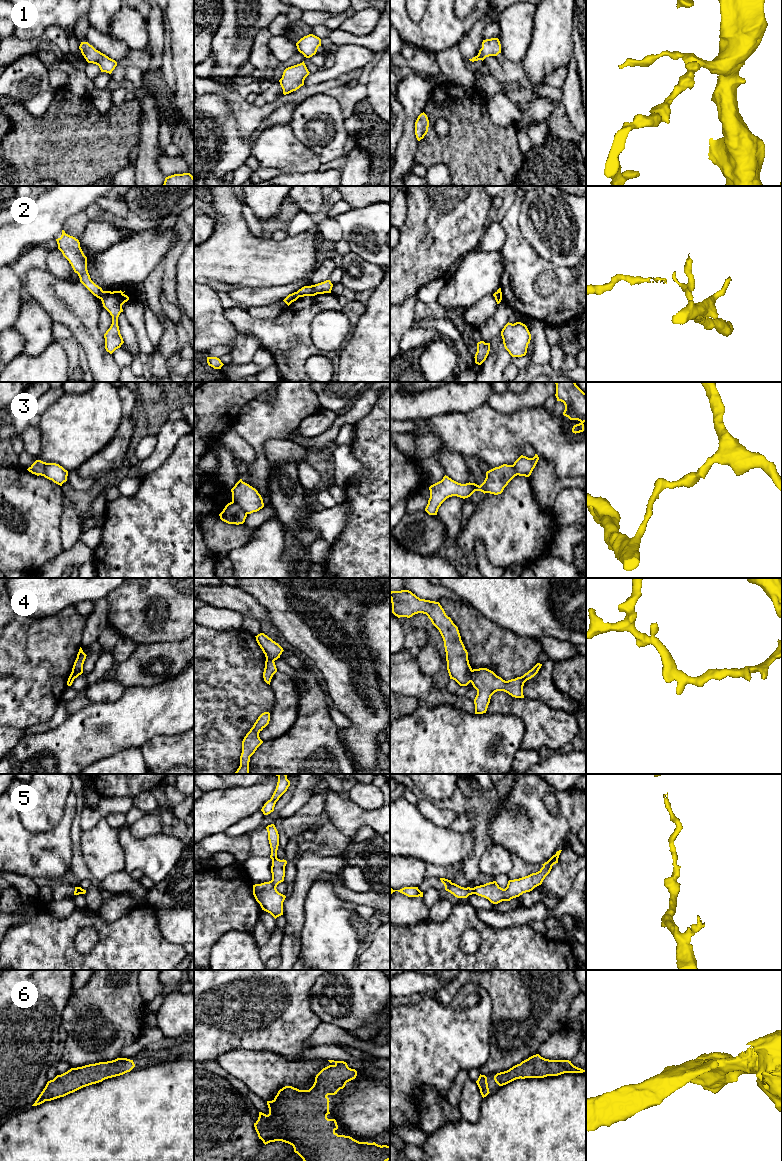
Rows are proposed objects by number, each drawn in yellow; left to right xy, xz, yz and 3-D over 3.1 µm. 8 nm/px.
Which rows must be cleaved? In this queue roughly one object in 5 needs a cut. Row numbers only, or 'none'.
2, 3, 4, 5

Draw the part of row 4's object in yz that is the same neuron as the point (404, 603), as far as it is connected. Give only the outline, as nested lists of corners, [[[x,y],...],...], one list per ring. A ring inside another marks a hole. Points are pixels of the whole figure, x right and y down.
[[[409,590],[391,591],[392,613],[400,617],[410,618],[423,613],[439,630],[446,652],[447,670],[450,679],[460,686],[471,682],[472,668],[468,660],[468,652],[461,640],[458,627],[448,617],[439,602],[420,599]]]

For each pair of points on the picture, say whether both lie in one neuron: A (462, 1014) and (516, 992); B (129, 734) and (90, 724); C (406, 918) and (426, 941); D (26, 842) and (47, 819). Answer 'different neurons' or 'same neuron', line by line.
A: different neurons
B: same neuron
C: different neurons
D: different neurons

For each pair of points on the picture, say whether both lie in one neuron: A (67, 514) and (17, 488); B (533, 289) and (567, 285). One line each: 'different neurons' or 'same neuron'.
A: different neurons
B: same neuron

